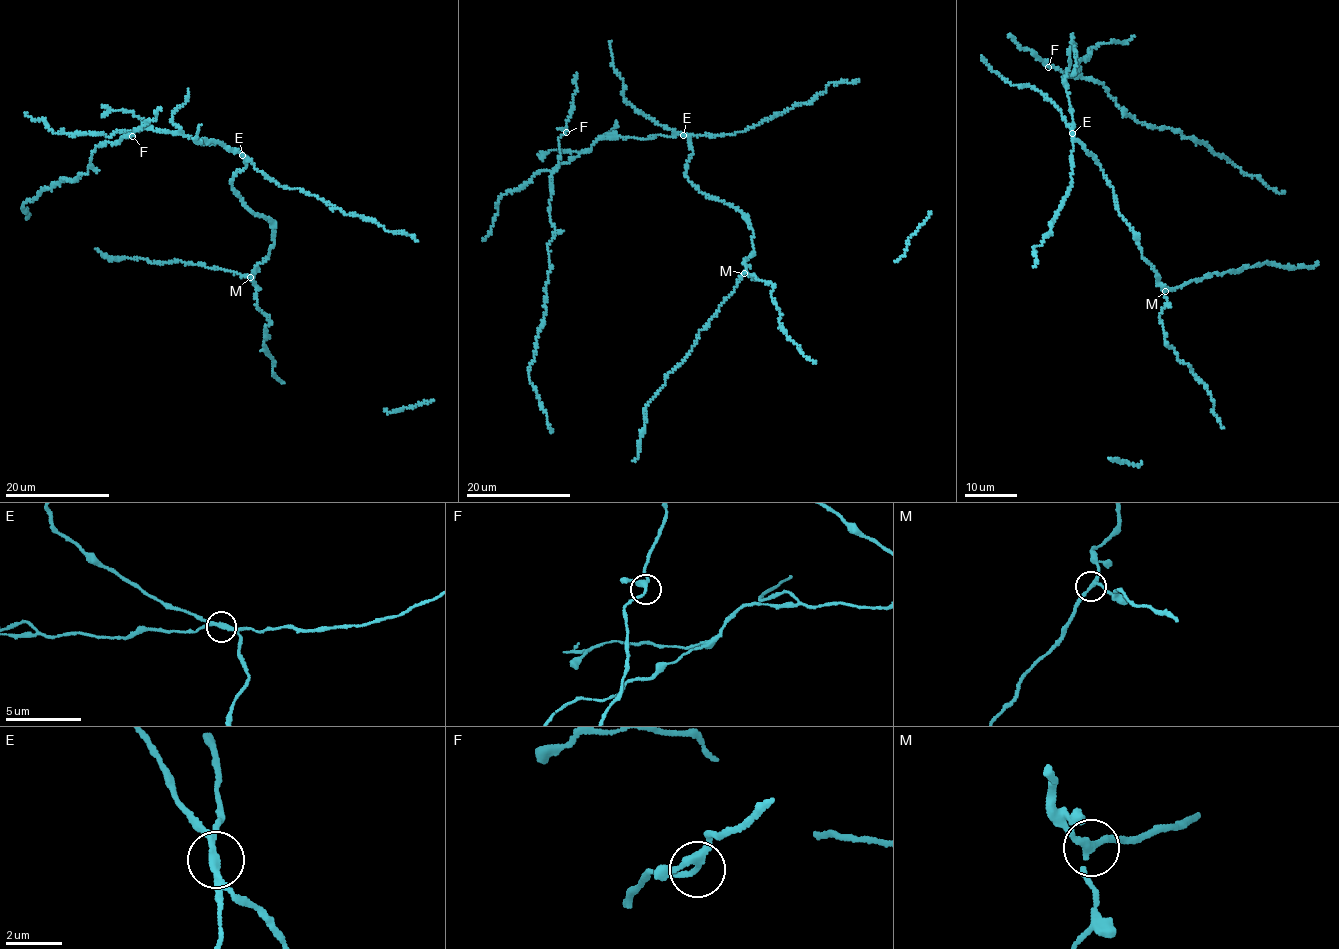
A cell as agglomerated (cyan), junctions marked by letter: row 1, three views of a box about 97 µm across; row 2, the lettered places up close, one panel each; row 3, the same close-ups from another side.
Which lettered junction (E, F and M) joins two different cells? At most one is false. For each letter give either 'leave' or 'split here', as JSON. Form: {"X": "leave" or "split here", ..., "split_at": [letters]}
{"E": "split here", "F": "leave", "M": "leave", "split_at": ["E"]}

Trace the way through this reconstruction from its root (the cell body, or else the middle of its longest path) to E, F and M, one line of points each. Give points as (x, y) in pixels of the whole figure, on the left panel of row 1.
E: (233, 190), (231, 178), (245, 166), (247, 158), (243, 154)
F: (233, 190), (231, 178), (247, 158), (237, 150), (155, 129), (116, 132), (109, 143), (132, 136)
M: (233, 190), (243, 204), (271, 222), (273, 228), (274, 246), (250, 277)

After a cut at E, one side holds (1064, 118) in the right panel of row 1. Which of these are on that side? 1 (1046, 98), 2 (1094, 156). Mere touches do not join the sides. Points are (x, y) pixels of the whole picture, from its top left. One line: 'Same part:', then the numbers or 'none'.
Same part: 1, 2

